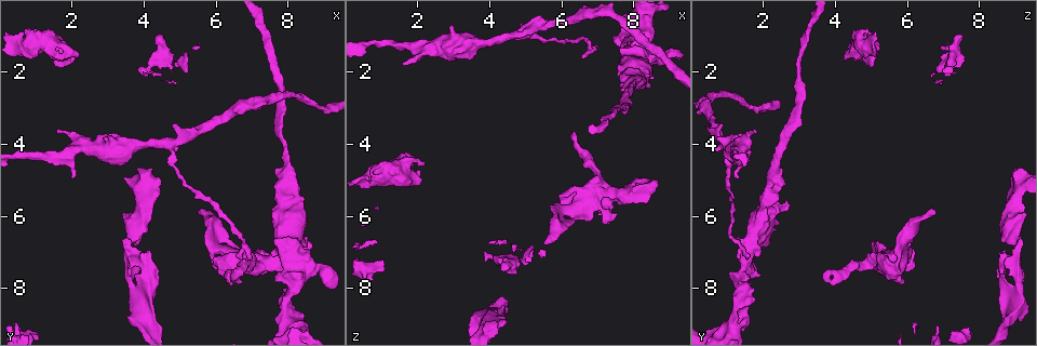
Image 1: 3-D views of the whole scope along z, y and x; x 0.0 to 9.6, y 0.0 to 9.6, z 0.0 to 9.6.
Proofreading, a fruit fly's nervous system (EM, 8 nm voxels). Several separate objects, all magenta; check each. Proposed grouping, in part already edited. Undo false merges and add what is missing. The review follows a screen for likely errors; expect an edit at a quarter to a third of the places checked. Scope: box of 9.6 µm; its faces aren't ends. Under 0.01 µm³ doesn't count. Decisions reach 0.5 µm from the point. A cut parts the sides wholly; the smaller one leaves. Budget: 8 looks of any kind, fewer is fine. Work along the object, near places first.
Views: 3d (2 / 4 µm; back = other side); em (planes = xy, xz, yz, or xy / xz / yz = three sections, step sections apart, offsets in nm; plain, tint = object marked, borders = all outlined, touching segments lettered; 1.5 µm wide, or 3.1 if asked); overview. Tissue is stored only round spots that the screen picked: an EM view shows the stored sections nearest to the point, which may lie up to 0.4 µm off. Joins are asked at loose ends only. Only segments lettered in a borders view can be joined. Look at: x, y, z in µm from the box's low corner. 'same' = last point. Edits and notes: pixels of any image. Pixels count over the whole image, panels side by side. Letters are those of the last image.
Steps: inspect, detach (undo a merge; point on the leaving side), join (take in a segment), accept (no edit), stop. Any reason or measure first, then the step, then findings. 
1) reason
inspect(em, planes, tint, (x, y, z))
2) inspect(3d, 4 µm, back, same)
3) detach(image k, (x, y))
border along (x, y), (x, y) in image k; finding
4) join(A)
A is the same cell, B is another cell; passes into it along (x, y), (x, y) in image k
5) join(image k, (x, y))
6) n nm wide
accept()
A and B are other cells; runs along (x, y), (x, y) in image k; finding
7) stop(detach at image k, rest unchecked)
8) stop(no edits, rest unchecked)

branch stops here
inspect(3d, 4 µm, back, (1.80, 1.60, 4.20))

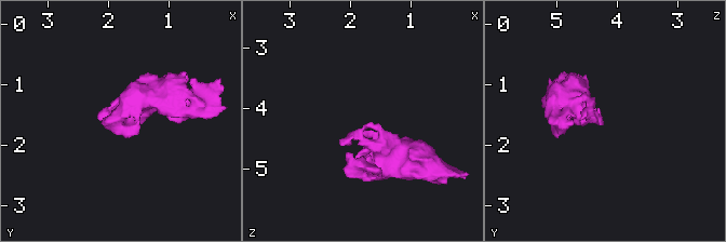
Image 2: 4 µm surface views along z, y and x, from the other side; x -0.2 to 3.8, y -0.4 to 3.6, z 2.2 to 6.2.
inspect(em, xz, step 4, plain, (1.75, 1.60, 4.20))

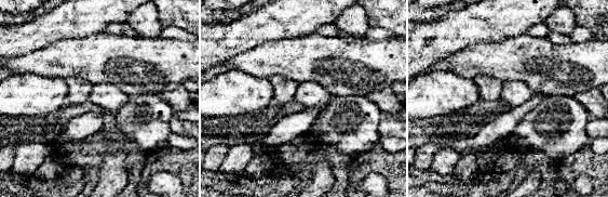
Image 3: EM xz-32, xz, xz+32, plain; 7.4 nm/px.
inspect(em, xz, step 4, borders, same)

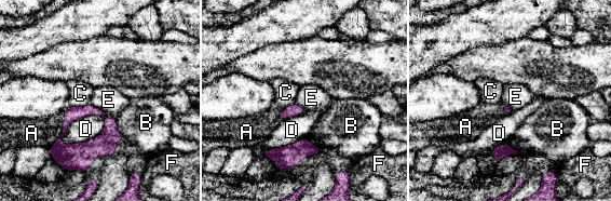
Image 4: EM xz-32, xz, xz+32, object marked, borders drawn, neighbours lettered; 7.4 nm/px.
accept()
A, B, C, D, E and F are other cells; border along (295, 103), (308, 110) in image 4; no lettered segment goes on from it

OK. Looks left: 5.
stops while still wide
inspect(3d, 2 µm, (2.05, 4.95, 1.35))

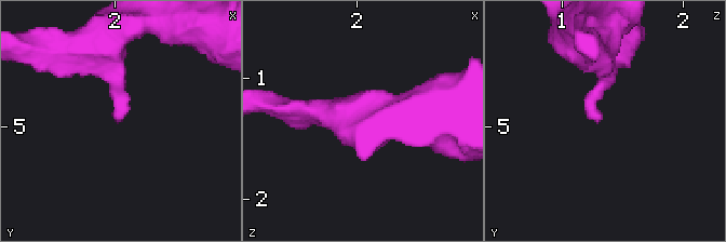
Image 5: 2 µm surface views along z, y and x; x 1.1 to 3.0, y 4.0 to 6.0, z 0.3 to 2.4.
inspect(em, yz, step 4, tint, (1.98, 4.90, 1.32))

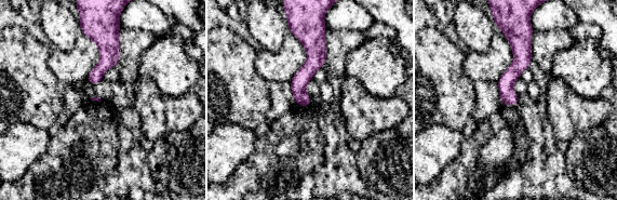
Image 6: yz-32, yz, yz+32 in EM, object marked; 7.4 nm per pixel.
see the neighbours
inspect(em, yz, step 4, borders, same)

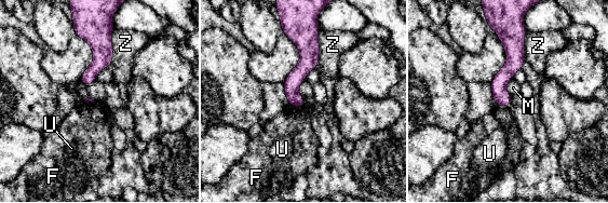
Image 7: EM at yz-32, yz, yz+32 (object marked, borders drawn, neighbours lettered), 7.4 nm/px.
accept()
F, M, U and Z are other cells; runs along (521, 36), (500, 103) in image 7; no lettered segment goes on from it

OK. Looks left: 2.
touches itself
inspect(3d, 2 µm, (7.95, 8.45, 1.45))

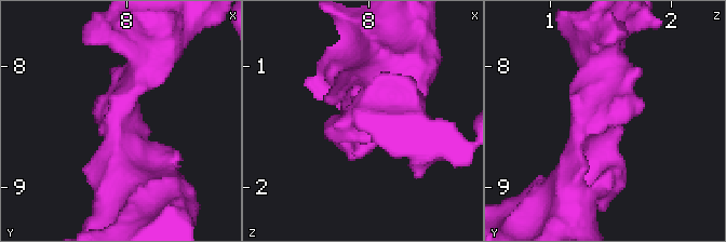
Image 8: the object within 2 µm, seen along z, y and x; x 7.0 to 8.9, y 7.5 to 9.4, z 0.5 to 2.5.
shape alone is not enough
inspect(em, xz, step 4, borders, (7.98, 8.42, 1.42))

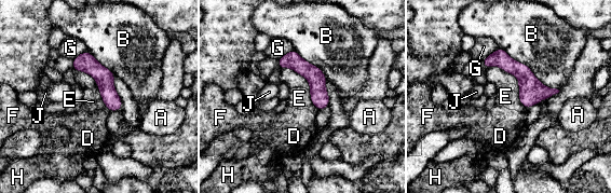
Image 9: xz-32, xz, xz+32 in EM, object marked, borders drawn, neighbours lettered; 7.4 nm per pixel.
accept()
A, B, D, E, F, G, H and J are other cells; one neuron here

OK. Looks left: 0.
stop(no edits, rest unchecked)

